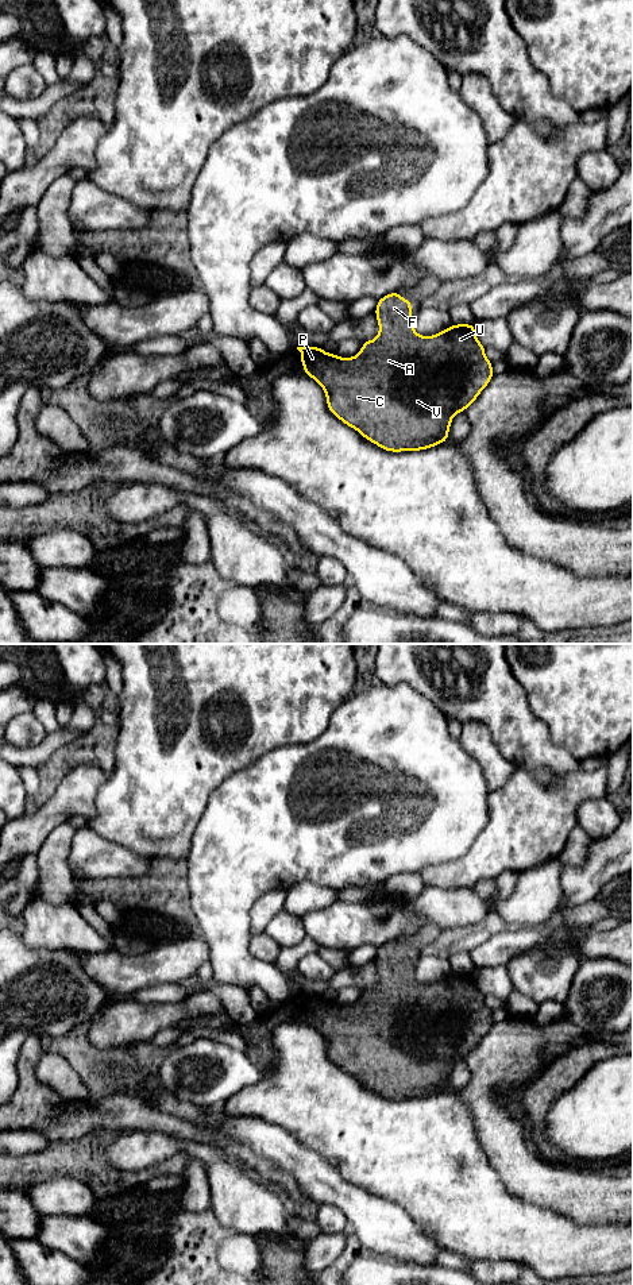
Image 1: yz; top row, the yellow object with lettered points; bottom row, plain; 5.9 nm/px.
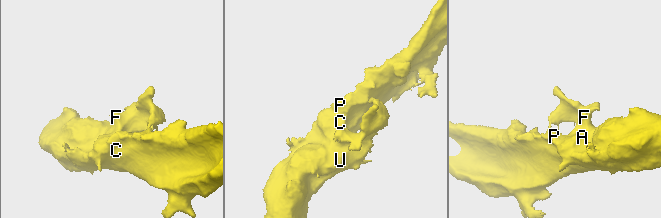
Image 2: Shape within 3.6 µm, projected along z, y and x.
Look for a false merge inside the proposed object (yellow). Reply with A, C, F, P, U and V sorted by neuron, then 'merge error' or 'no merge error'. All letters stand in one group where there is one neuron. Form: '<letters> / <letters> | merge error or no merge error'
A C F P U V | no merge error

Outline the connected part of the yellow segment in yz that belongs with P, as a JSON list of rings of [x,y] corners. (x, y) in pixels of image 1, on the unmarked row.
[[[398,939],[379,946],[374,961],[379,981],[362,991],[360,1000],[352,1006],[341,1006],[320,995],[297,995],[304,1022],[323,1035],[331,1061],[385,1099],[421,1099],[447,1089],[453,1064],[466,1060],[494,1024],[493,1011],[485,1003],[486,995],[479,991],[474,972],[452,972],[433,984],[420,984],[412,969],[412,950]]]

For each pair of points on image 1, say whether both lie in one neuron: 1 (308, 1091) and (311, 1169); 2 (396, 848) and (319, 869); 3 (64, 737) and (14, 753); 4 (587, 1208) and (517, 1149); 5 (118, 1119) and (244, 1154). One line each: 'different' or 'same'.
1: different
2: same
3: same
4: same
5: same

